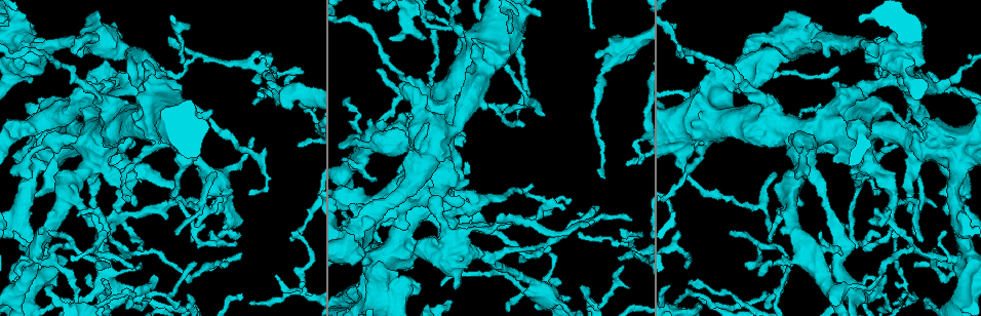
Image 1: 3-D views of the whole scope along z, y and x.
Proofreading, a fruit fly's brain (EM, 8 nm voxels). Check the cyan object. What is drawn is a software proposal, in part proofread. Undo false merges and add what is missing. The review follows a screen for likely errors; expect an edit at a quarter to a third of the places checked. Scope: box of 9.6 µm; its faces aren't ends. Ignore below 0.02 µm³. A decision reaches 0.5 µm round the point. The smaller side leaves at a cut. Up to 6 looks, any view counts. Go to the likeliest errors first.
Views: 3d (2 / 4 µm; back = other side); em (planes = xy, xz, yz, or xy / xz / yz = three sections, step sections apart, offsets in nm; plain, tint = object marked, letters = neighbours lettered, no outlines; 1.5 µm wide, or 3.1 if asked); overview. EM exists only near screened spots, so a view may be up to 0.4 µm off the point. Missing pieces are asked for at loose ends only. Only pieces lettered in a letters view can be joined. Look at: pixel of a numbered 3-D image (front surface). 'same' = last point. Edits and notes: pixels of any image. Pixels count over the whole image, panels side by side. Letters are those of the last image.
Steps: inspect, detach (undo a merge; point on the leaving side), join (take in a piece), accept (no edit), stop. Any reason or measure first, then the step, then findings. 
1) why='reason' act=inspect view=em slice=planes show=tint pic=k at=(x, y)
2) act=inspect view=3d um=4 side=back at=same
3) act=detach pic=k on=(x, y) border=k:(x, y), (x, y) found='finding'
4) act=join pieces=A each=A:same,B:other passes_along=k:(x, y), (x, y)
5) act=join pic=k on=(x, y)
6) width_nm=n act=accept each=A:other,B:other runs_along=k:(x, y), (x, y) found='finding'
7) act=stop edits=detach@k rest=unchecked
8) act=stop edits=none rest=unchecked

why='free end' act=inspect view=em slice=yz step=8 show=letters pic=1 at=(595, 57)

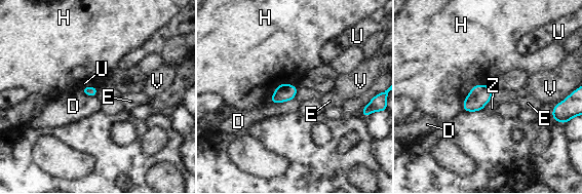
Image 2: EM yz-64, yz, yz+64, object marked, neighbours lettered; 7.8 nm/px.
act=accept each=D:other,E:other,H:other,U:other,V:other,Z:other border=2:(95, 86), (83, 86), (80, 88) found='none of them fits'

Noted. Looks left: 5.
why='an open end' act=inspect view=3d um=2 pic=1 at=(179, 302)

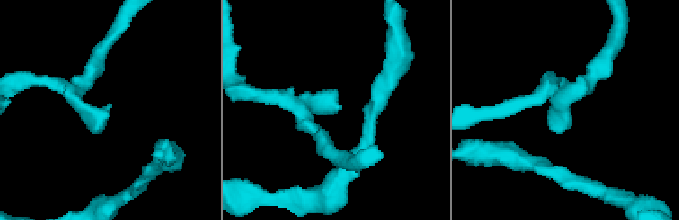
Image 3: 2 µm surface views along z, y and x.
why='shape alone is not enough' act=inspect view=em um=3.1 slice=planes show=tint pic=3 at=(565, 106)

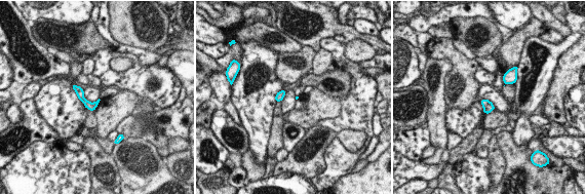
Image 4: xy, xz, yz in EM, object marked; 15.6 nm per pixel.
why='what lies round it' act=inspect view=em um=3.1 slice=planes show=letters at=same

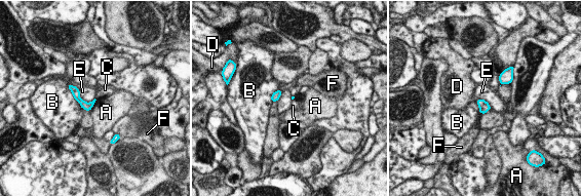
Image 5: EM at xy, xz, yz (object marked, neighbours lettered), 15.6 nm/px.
act=accept each=A:other,B:other,C:other,D:other,E:other,F:other border=5:(79, 90), (83, 100), (94, 99) found='none of them fits'

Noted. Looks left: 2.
why='thin end' act=inspect view=em slice=planes show=letters pic=1 at=(301, 69)

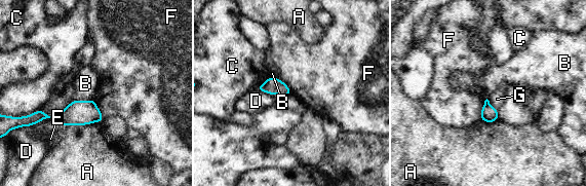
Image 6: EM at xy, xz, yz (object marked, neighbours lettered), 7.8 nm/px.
act=accept each=A:other,B:other,C:other,D:other,E:other,F:other,G:other border=6:(486, 99), (498, 111) found='none of them fits'

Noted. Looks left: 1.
act=stop edits=none rest=unchecked

